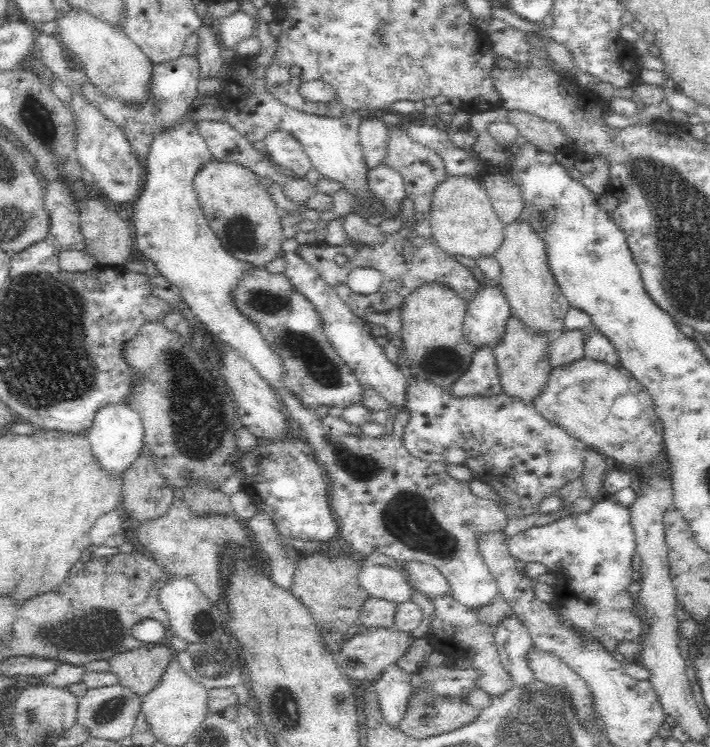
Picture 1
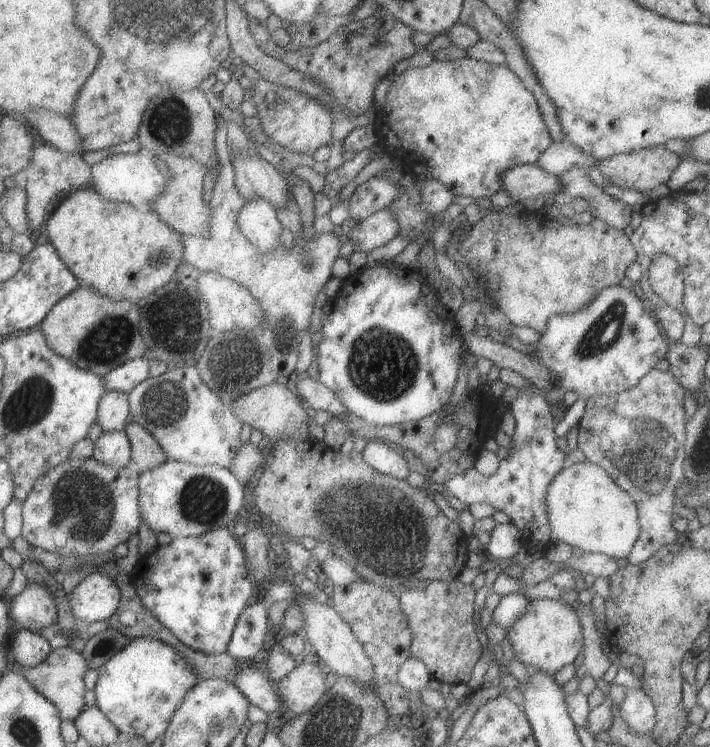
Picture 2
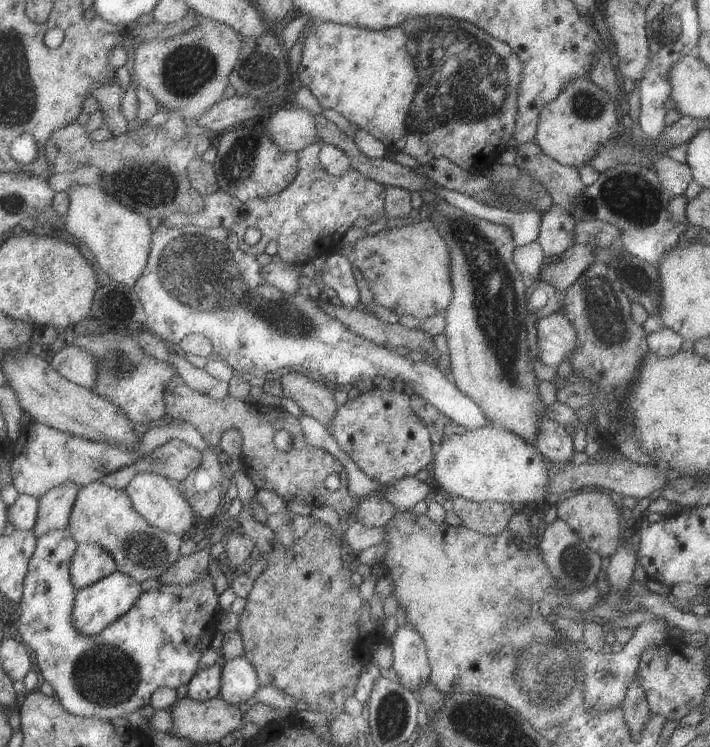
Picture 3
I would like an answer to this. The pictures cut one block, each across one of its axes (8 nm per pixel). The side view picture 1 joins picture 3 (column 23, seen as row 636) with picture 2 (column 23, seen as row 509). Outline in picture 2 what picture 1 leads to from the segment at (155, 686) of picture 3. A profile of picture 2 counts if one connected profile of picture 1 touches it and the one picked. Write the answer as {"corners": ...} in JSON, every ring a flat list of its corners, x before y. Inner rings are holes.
{"corners":[[29,581,28,588,10,602,10,612,19,629,42,632,57,623,56,594,44,584]]}

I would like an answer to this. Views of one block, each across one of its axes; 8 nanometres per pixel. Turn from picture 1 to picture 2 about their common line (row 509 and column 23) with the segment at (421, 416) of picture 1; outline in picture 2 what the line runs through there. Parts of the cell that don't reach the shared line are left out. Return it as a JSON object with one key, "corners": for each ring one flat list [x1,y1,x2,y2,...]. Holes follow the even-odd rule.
{"corners":[[94,457,72,458,35,484,23,506,22,536,34,546,62,556,116,552,120,544,139,534,145,521,140,478,141,471,136,465,118,470]]}

